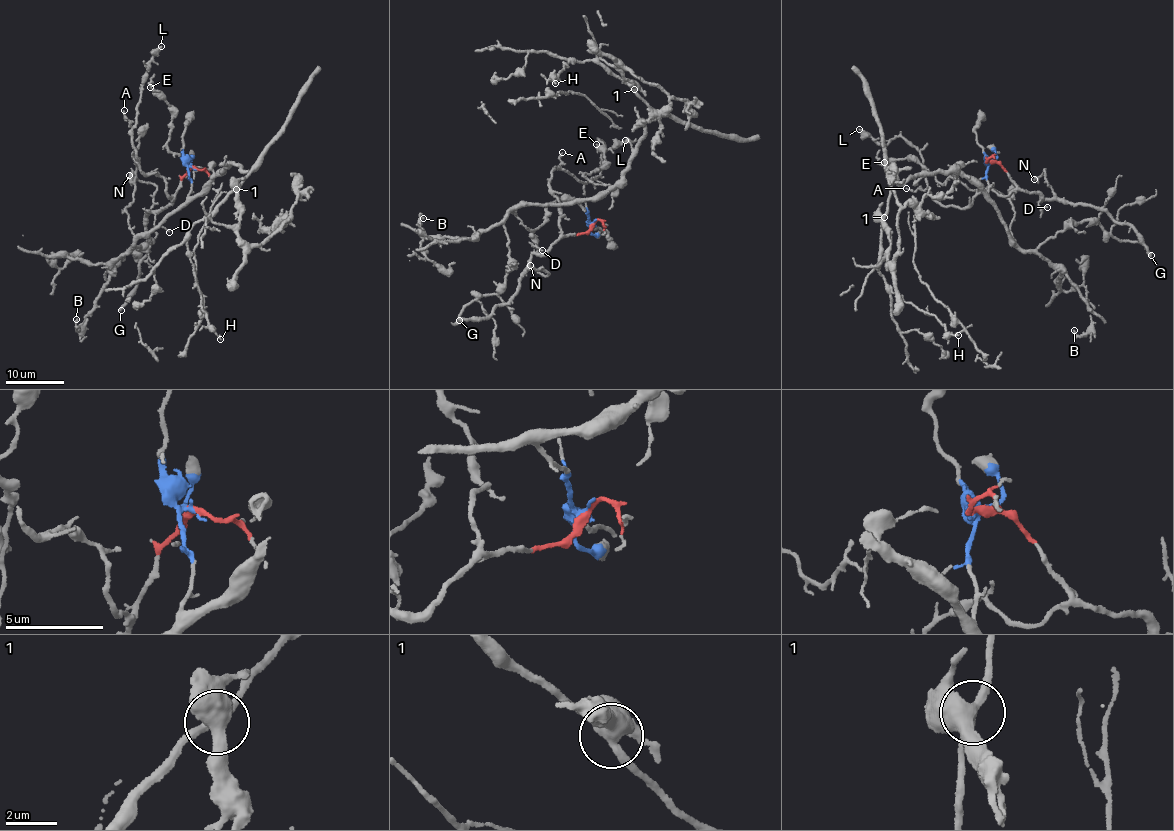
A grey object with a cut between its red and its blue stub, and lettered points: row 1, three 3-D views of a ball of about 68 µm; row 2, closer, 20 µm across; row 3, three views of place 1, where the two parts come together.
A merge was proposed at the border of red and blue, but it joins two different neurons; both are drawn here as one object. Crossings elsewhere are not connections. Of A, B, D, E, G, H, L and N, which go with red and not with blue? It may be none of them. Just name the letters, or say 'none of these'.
A, D, G, L, N

